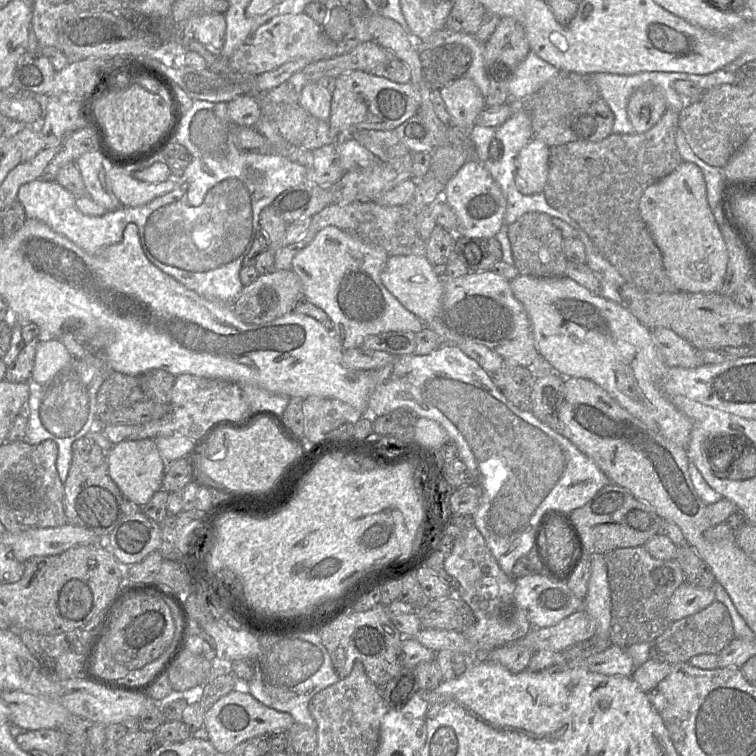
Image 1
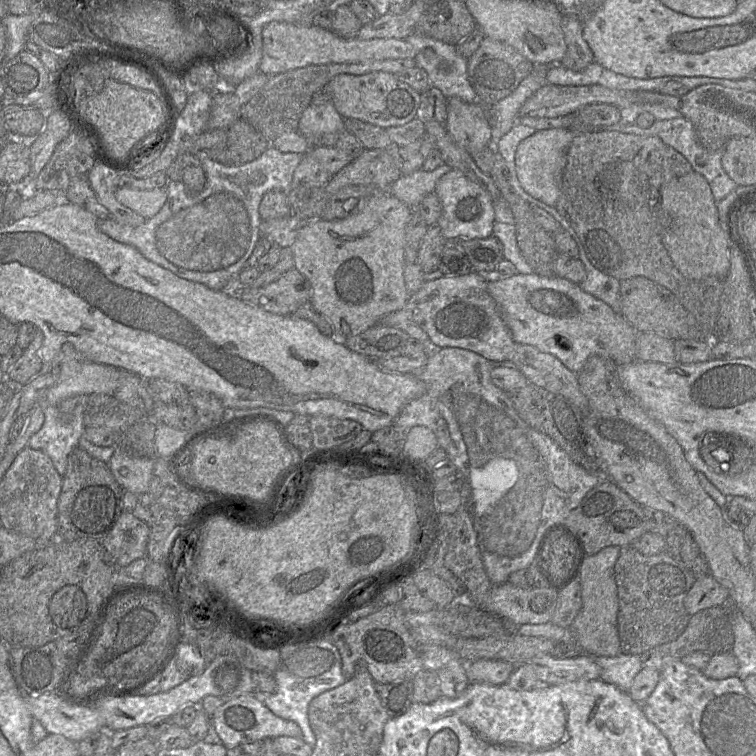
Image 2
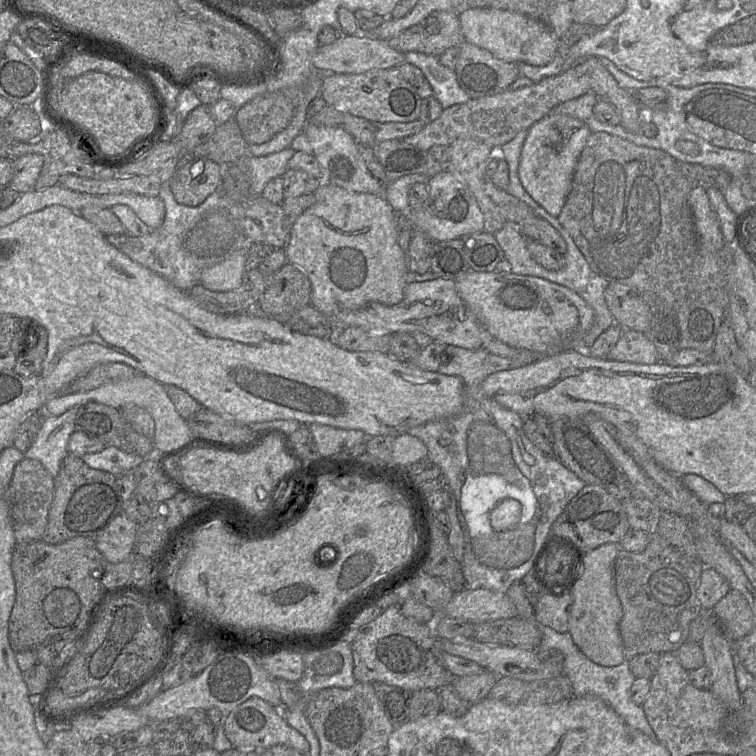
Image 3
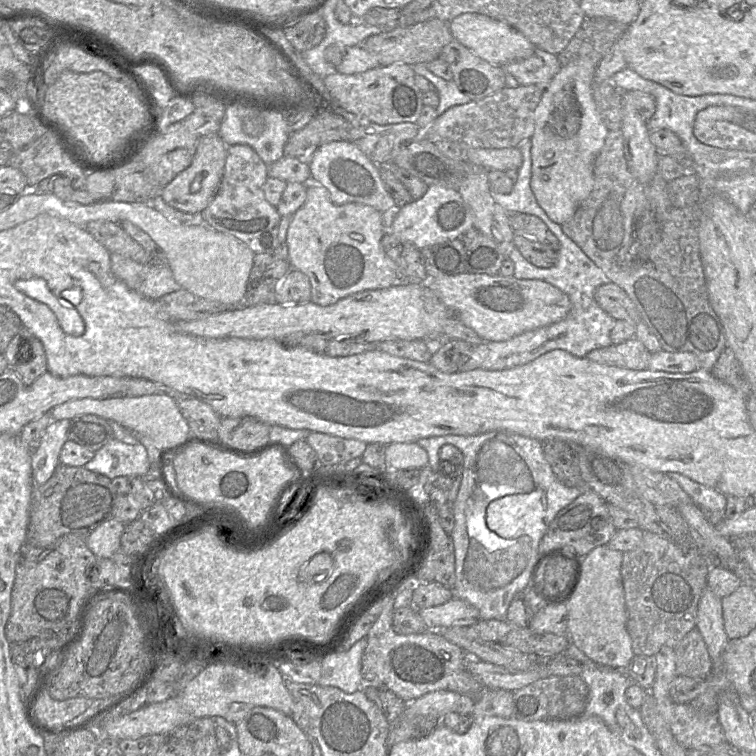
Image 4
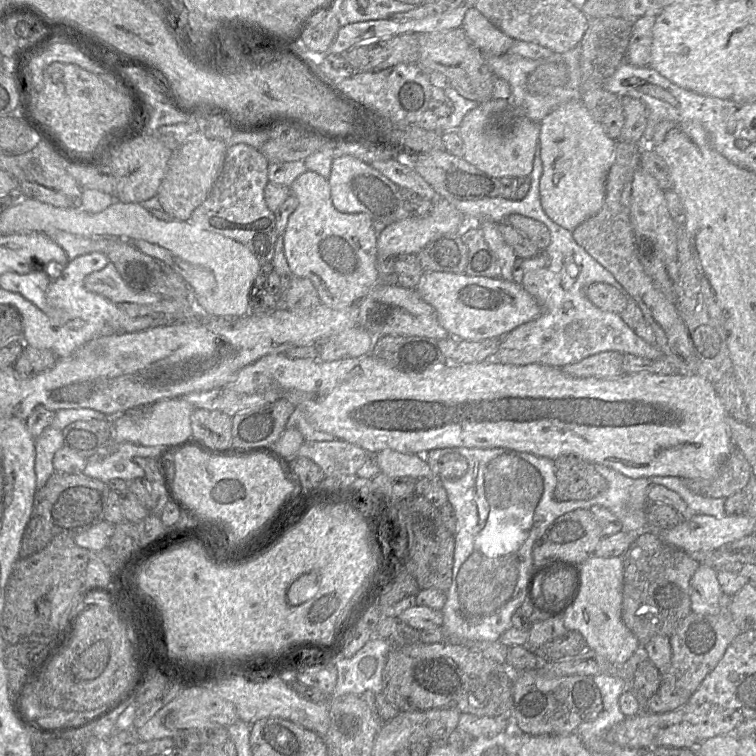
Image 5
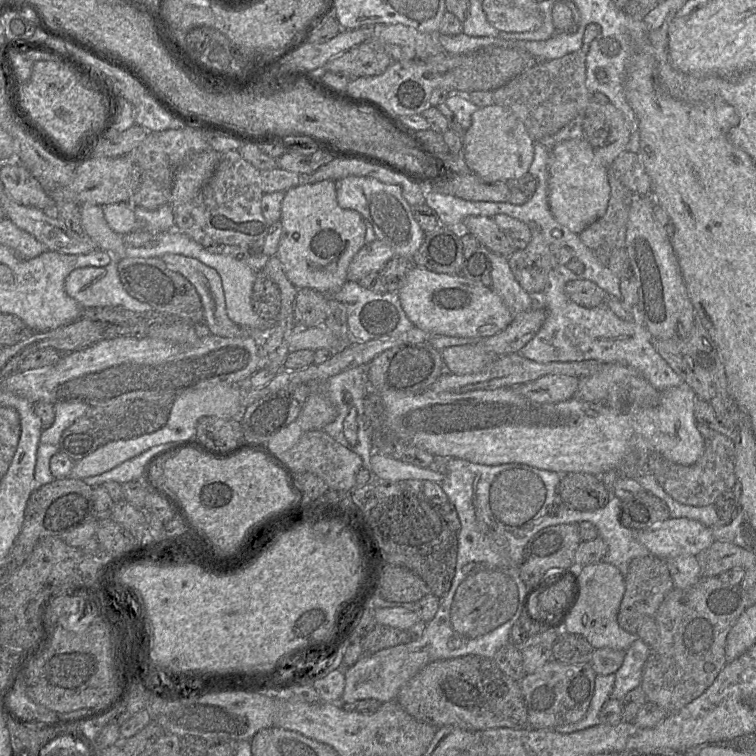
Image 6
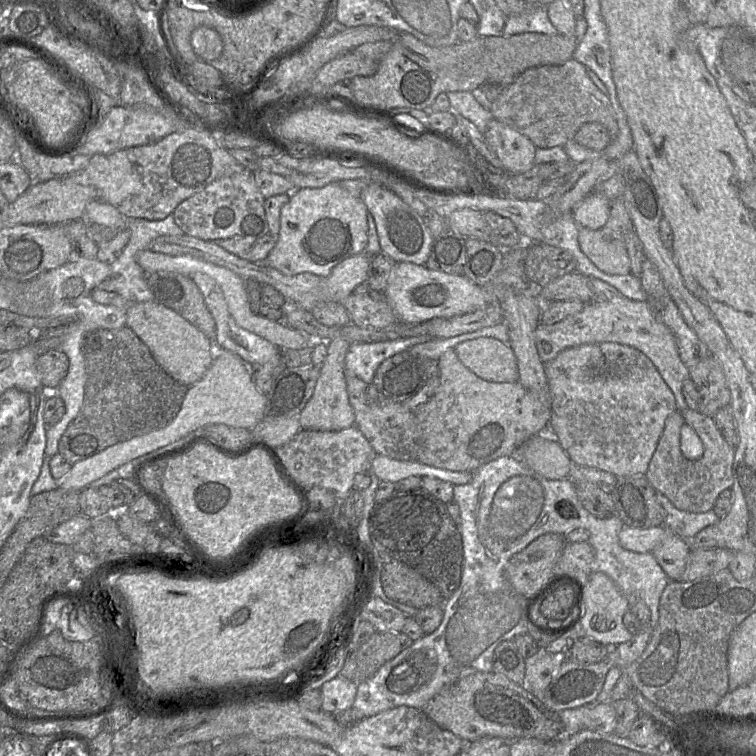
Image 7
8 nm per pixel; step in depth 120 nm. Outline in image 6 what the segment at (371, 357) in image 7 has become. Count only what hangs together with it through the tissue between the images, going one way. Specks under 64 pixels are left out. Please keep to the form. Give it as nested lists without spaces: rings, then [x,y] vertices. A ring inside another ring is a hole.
[[[362,364],[329,378],[324,383],[324,393],[335,406],[336,419],[322,430],[343,446],[358,454],[363,462],[363,468],[372,474],[371,458],[374,453],[372,445],[372,429],[365,415],[364,398],[370,391],[369,364]]]

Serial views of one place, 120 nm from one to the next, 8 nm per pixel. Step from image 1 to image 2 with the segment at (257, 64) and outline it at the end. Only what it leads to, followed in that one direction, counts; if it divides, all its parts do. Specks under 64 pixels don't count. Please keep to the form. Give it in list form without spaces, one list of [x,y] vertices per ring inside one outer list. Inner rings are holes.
[[[271,22],[262,33],[262,58],[259,73],[268,76],[311,66],[343,63],[365,63],[387,59],[413,59],[416,50],[406,39],[345,39],[331,30],[316,25],[301,26],[287,22]]]

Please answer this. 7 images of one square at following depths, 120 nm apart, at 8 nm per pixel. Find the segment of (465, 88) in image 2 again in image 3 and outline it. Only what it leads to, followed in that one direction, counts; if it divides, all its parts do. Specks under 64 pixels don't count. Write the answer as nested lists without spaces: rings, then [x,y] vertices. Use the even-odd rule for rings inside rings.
[[[409,52],[406,54],[405,63],[412,64],[423,72],[443,109],[471,99],[460,87],[455,71],[443,66],[439,62],[438,56]]]

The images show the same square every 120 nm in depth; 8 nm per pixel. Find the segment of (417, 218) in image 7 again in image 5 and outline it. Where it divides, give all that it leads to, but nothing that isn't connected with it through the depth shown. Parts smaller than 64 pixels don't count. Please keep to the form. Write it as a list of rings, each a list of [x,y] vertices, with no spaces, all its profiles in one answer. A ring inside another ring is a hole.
[[[342,156],[334,159],[328,182],[333,205],[342,213],[366,213],[373,221],[386,225],[412,216],[402,199],[401,188],[358,158]]]

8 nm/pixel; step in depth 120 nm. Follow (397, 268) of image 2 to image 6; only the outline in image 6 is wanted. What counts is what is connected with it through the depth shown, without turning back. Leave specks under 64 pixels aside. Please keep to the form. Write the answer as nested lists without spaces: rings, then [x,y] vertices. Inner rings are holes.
[[[323,180],[317,183],[301,183],[285,192],[285,198],[281,207],[282,234],[277,256],[282,263],[288,279],[300,288],[312,288],[326,295],[329,300],[328,315],[325,325],[336,337],[341,340],[349,340],[348,317],[345,305],[333,298],[348,280],[348,267],[356,253],[366,244],[366,220],[356,210],[344,209],[337,202],[336,182]]]

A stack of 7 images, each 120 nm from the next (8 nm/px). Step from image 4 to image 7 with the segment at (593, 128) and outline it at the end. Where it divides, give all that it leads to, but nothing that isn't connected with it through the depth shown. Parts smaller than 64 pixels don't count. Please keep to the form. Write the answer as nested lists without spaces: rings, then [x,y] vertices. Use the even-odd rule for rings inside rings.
[[[592,191],[572,210],[572,216],[579,227],[601,229],[607,222],[611,200],[605,195]]]

